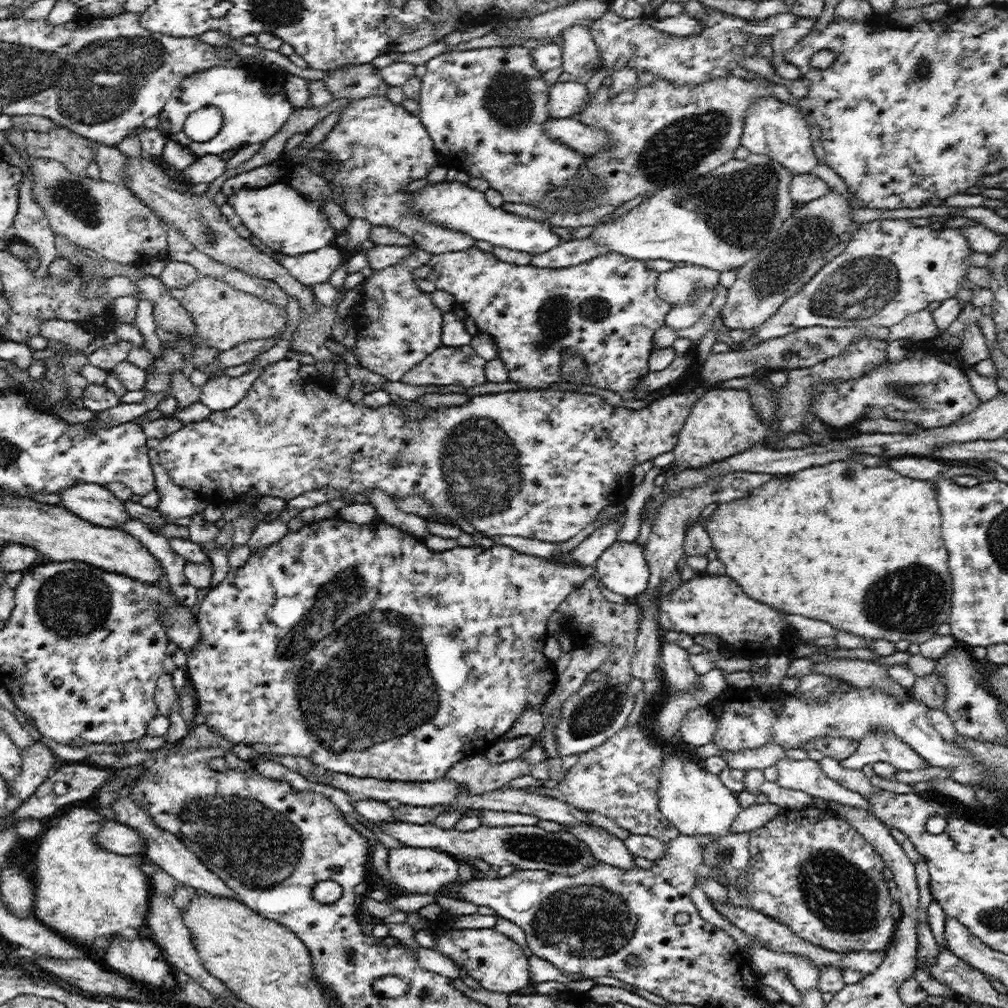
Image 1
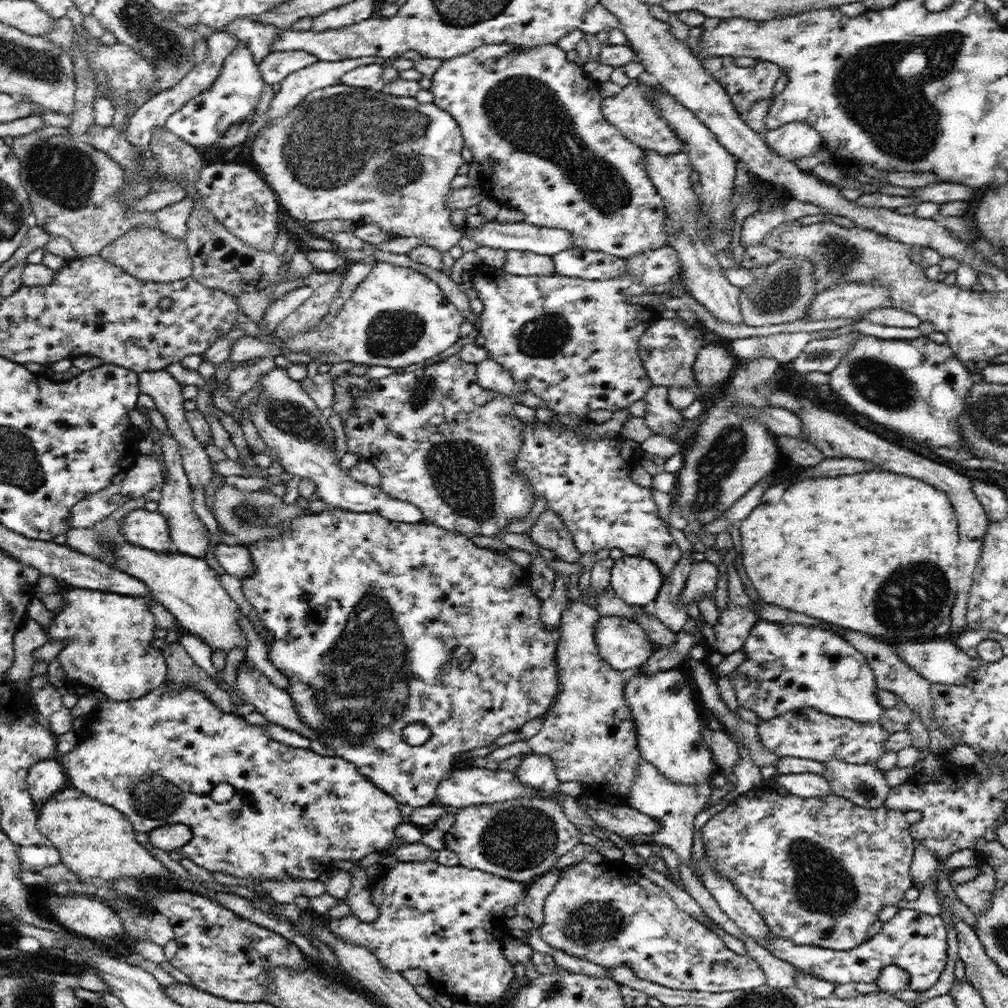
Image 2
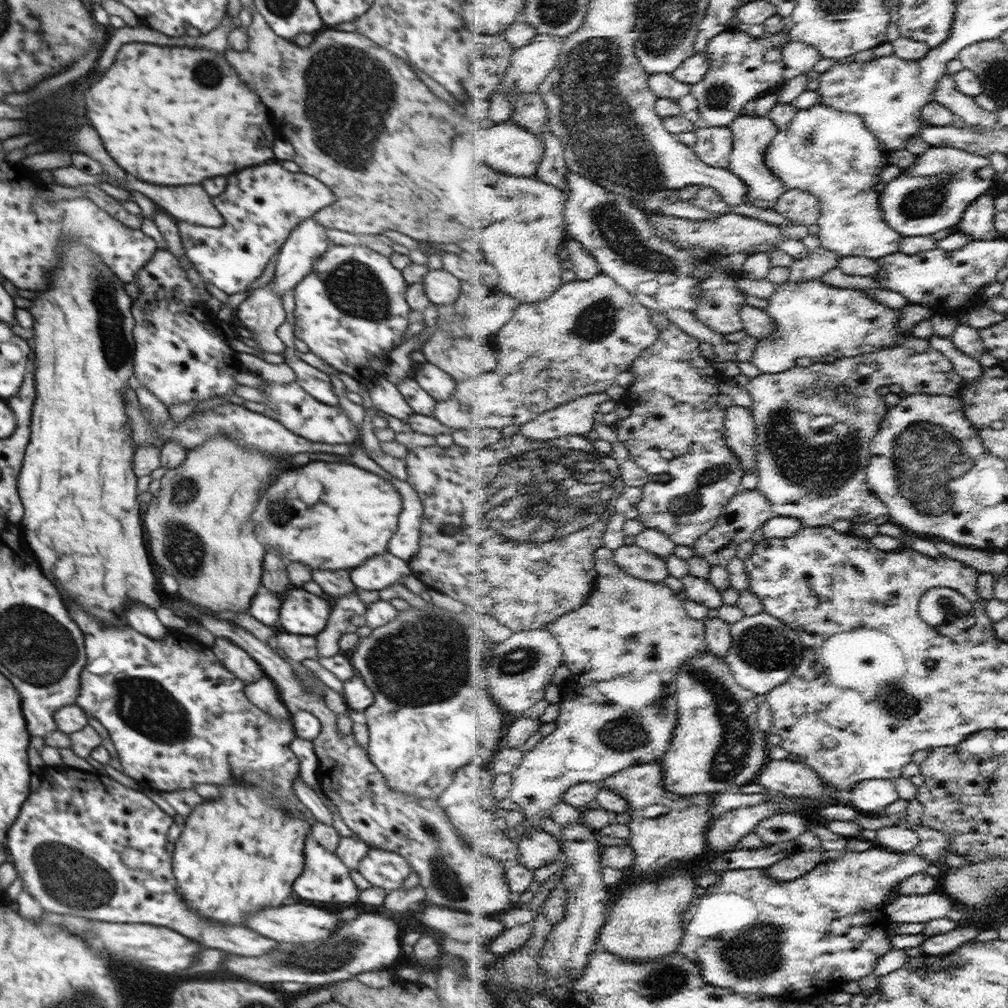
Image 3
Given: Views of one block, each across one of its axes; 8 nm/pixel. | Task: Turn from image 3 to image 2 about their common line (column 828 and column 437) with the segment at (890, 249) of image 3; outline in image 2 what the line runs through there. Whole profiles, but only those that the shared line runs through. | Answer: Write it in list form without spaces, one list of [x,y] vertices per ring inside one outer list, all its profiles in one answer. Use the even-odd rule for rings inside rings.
[[[340,84],[314,90],[308,96],[304,96],[300,102],[294,104],[290,110],[285,111],[284,114],[277,115],[276,118],[269,118],[267,124],[260,128],[252,144],[251,156],[261,169],[263,179],[272,187],[272,192],[279,200],[279,204],[285,206],[286,210],[289,211],[289,217],[304,225],[333,218],[351,220],[356,226],[373,222],[382,226],[386,231],[398,233],[400,237],[421,236],[428,246],[442,251],[449,250],[461,239],[462,227],[457,230],[453,228],[450,223],[450,213],[442,207],[442,198],[452,189],[450,182],[458,176],[458,168],[466,163],[462,157],[464,146],[465,140],[458,121],[447,110],[442,110],[436,104],[420,103],[415,98],[406,96],[402,96],[402,98],[390,96],[367,87],[356,88]]]

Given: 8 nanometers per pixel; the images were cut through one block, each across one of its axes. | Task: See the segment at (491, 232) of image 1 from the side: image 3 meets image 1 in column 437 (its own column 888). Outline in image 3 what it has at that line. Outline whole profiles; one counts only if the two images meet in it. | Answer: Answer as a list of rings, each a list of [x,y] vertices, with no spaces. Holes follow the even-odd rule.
[[[930,145],[924,153],[918,156],[911,167],[902,172],[900,178],[897,177],[887,184],[882,192],[882,209],[885,210],[886,221],[890,223],[890,226],[905,237],[931,236],[959,223],[968,206],[988,190],[993,190],[996,182],[996,170],[987,156],[960,150],[953,146]]]

